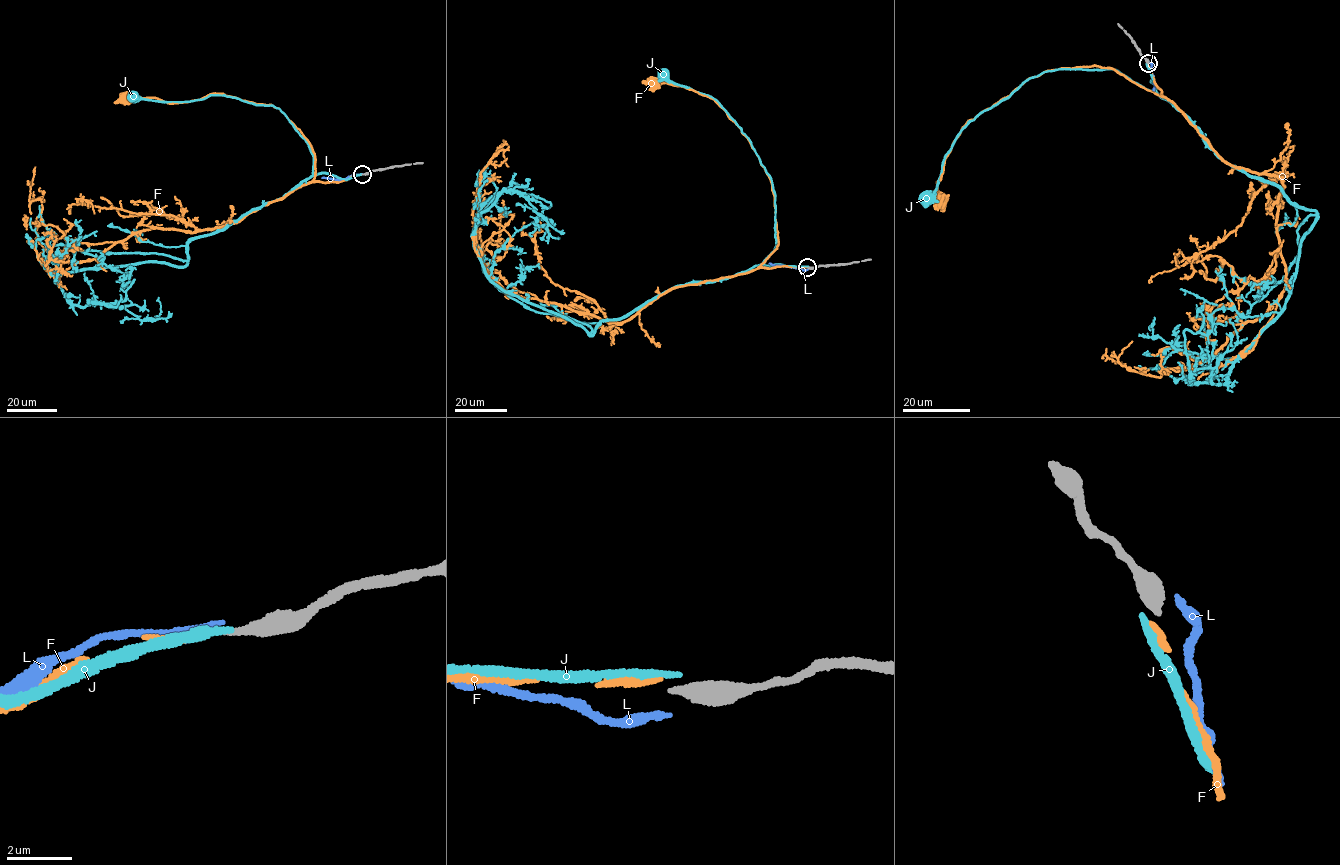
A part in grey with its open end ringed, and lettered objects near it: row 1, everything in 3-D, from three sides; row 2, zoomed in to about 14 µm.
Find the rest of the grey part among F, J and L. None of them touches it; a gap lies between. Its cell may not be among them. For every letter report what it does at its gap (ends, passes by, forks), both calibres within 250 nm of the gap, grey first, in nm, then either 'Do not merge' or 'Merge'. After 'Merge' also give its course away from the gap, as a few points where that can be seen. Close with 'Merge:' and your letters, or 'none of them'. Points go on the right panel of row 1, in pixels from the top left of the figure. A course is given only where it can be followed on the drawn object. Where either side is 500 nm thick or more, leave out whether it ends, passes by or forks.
F: It ends there. Thickness 240 nm (grey) against 180 nm. Merge. Its course: (1147, 64), (1160, 94), (1114, 70), (1092, 65), (1044, 71), (1029, 77), (961, 128), (936, 183), (940, 202)
J: It ends there. Thickness 240 nm (grey) against 300 nm. Do not merge
L: It ends there. Thickness 240 nm (grey) against 300 nm. Do not merge
Merge: F

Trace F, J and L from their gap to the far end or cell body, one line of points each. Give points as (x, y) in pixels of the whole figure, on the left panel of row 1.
F: (361, 174), (333, 182), (314, 180), (310, 144), (271, 104), (214, 92), (174, 103), (134, 94), (123, 99)
J: (361, 174), (343, 179), (313, 174), (307, 143), (272, 105), (223, 94), (181, 102), (133, 94)
L: (362, 173), (340, 180), (322, 178)

